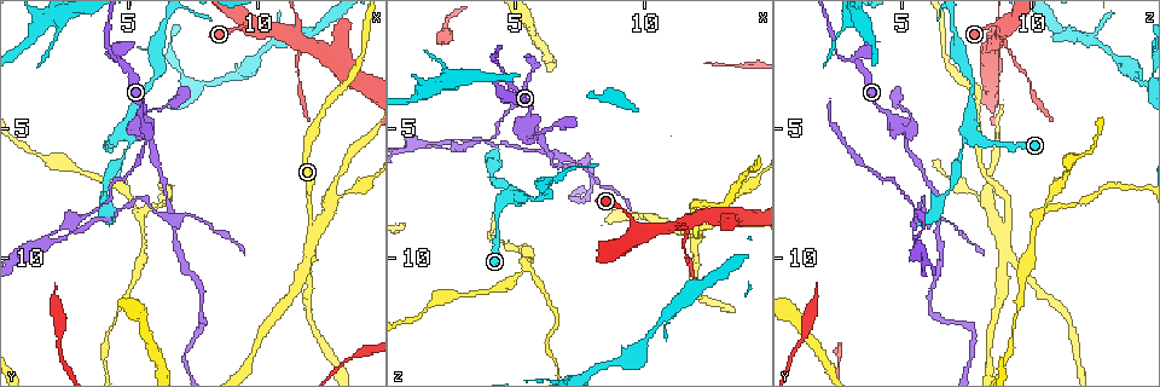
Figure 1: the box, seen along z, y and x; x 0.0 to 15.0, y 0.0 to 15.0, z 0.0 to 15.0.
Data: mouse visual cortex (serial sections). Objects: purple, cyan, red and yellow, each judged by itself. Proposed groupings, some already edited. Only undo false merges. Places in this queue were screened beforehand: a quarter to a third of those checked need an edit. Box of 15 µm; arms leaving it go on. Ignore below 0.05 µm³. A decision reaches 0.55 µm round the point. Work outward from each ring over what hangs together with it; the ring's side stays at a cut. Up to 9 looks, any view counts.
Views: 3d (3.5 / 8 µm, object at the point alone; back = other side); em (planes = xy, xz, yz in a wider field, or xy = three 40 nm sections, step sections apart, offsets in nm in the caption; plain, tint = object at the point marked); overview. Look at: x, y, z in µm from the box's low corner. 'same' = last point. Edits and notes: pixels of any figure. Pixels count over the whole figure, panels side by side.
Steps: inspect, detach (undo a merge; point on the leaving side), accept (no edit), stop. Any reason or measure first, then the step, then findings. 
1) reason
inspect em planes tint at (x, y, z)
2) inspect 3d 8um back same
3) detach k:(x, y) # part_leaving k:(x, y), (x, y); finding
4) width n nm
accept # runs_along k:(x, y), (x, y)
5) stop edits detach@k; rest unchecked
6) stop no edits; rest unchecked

arms part here
inspect 3d 3.5um at (4.7, 5.2, 7.8)

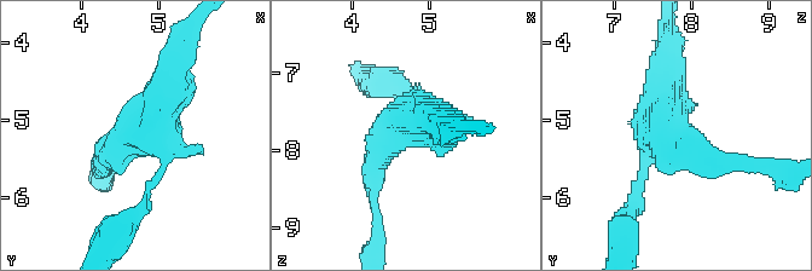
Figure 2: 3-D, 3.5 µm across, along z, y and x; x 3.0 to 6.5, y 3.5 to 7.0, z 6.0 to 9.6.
inspect em planes plain at (4.65, 5.25, 7.75)

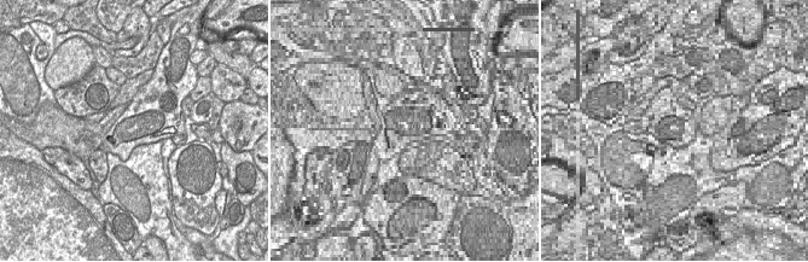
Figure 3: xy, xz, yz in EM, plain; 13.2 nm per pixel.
inspect em planes tint same

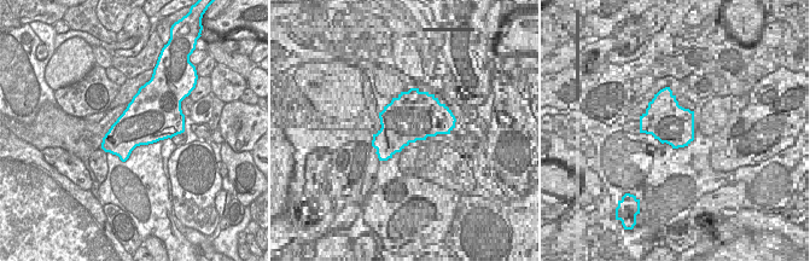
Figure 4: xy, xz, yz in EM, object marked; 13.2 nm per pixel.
accept # runs_along 2:(104, 162), (152, 121), (178, 58); continuous, no second cell

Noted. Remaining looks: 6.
a fork
inspect 3d 3.5um at (5.4, 5.0, 5.2)

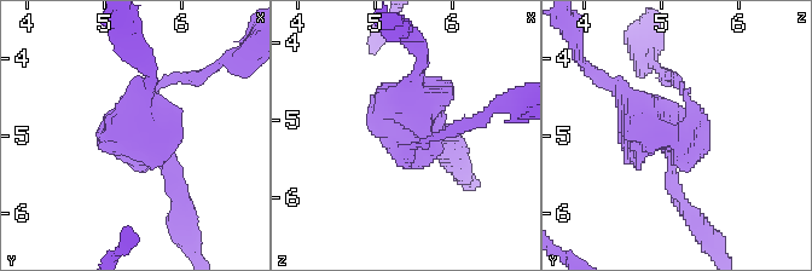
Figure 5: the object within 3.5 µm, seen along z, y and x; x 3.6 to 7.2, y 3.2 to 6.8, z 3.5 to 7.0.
now the EM
inspect em xy step 2 plain at (5.45, 5.05, 5.20)

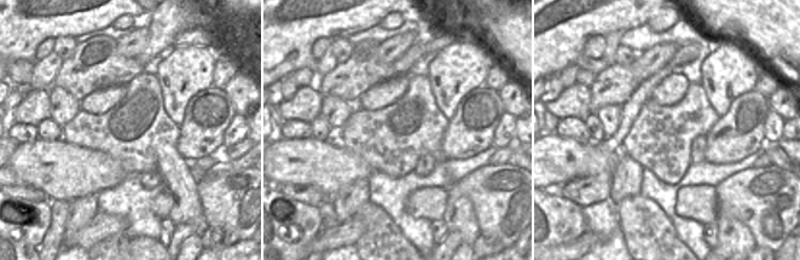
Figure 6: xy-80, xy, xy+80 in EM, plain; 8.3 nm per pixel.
where the object lies
inspect em xy step 2 tint same

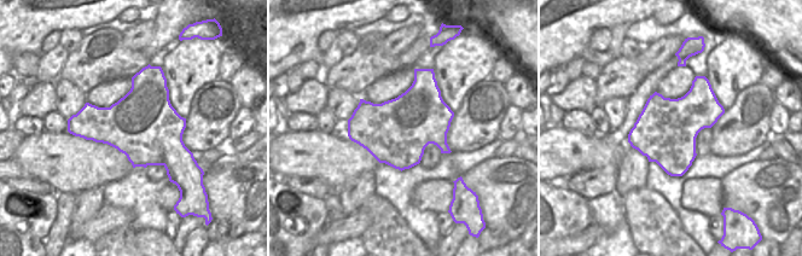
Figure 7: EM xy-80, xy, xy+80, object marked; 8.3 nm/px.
accept # runs_along 5:(607, 80), (668, 140), (680, 203); one cell here

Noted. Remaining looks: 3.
branch point
inspect 3d 3.5um at (4.5, 2.3, 3.1)

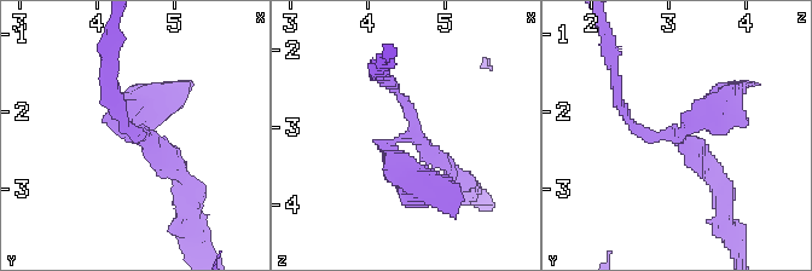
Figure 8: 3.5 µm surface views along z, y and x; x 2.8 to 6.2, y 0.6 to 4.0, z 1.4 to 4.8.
need the tissue
inspect em xy step 2 tint at (4.60, 2.30, 3.05)

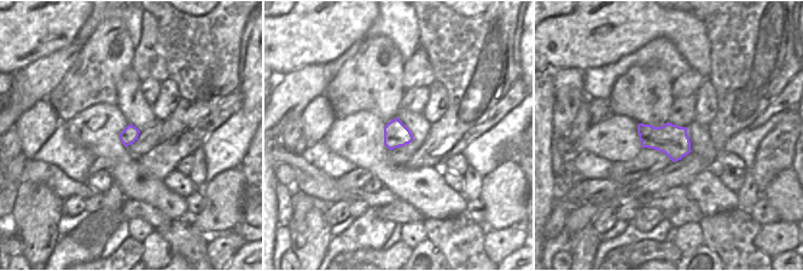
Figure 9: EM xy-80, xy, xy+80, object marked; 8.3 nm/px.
arm_widths 150, 200, 400 nm
accept # all the same cell

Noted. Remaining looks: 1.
stop no edits; rest unchecked

